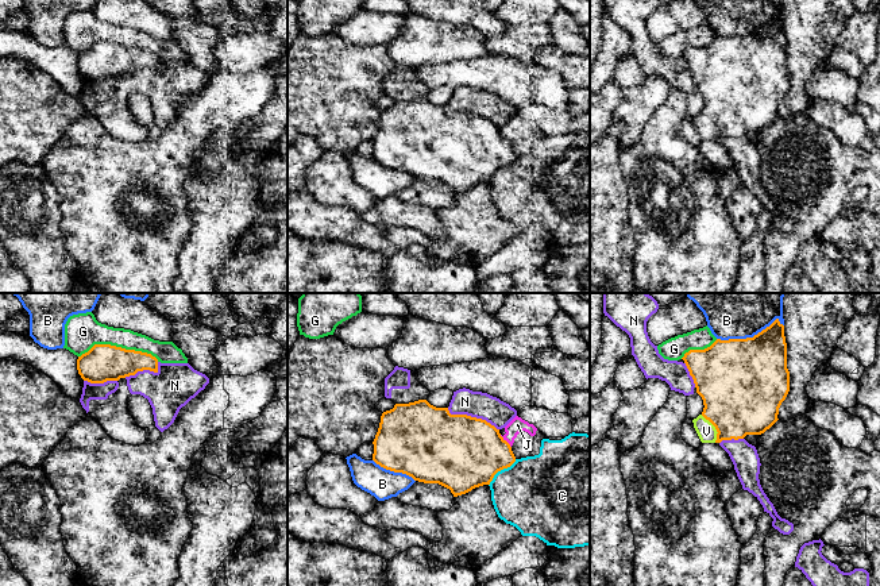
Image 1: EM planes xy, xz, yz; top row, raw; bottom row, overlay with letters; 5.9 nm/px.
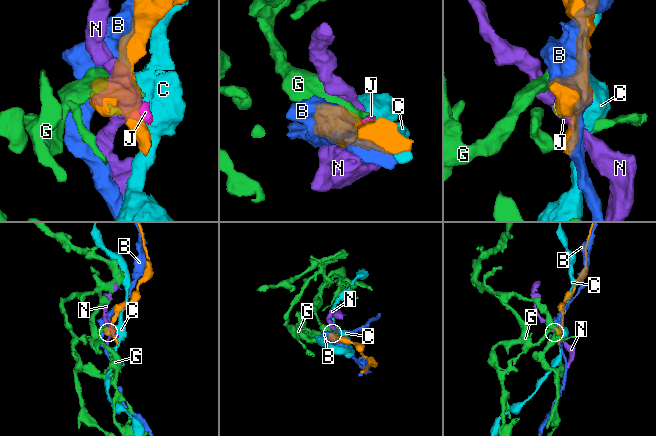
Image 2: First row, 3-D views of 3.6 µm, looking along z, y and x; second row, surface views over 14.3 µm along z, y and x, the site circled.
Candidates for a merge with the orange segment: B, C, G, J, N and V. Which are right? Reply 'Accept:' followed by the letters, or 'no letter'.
Accept: V

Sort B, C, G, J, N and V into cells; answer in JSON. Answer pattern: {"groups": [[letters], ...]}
{"groups": [["B"], ["C"], ["G"], ["J"], ["N"], ["V"]]}

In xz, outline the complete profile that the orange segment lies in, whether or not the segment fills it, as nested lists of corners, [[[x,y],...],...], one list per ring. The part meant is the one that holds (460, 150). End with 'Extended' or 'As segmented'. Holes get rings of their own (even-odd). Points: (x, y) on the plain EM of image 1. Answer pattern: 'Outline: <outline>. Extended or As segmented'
Outline: [[[427,97],[395,101],[383,109],[373,142],[373,158],[381,165],[418,180],[439,181],[453,194],[490,182],[498,169],[516,159],[510,142],[494,123],[467,112],[451,112],[448,105],[436,105]]]. As segmented

